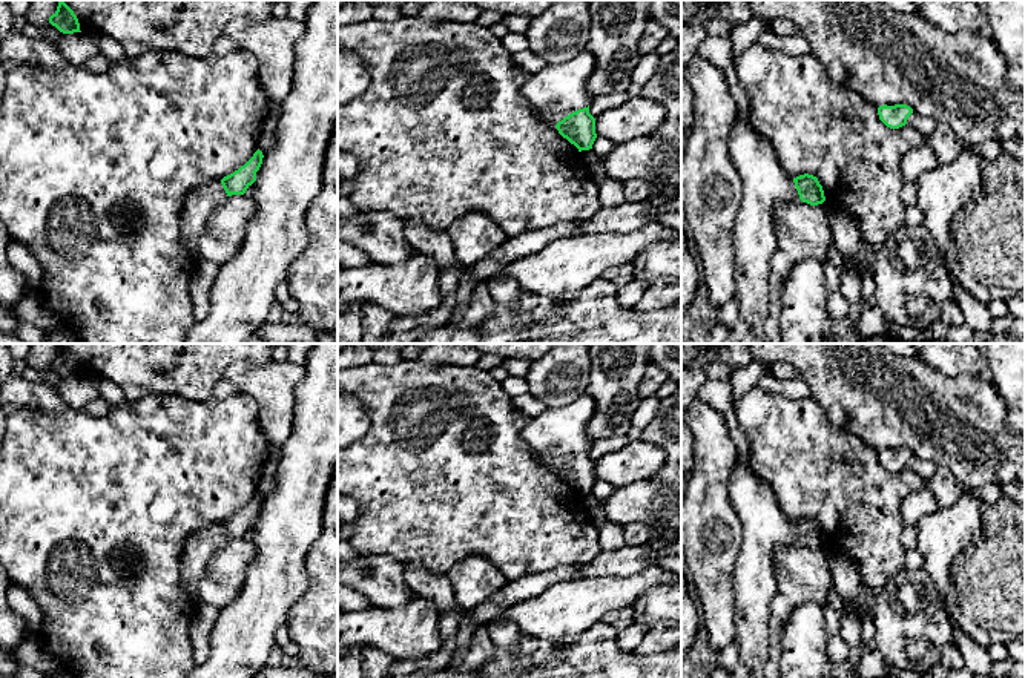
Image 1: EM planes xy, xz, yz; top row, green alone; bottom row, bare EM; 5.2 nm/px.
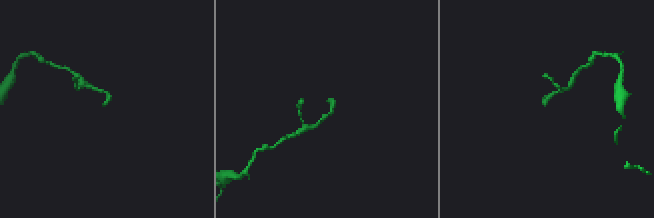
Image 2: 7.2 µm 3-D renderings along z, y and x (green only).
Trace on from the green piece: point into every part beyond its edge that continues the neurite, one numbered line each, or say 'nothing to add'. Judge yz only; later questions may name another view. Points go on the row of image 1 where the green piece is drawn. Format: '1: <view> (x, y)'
1: yz (763, 183)

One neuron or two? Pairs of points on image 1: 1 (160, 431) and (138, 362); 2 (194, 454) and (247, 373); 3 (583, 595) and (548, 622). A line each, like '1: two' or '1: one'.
1: two
2: two
3: one

